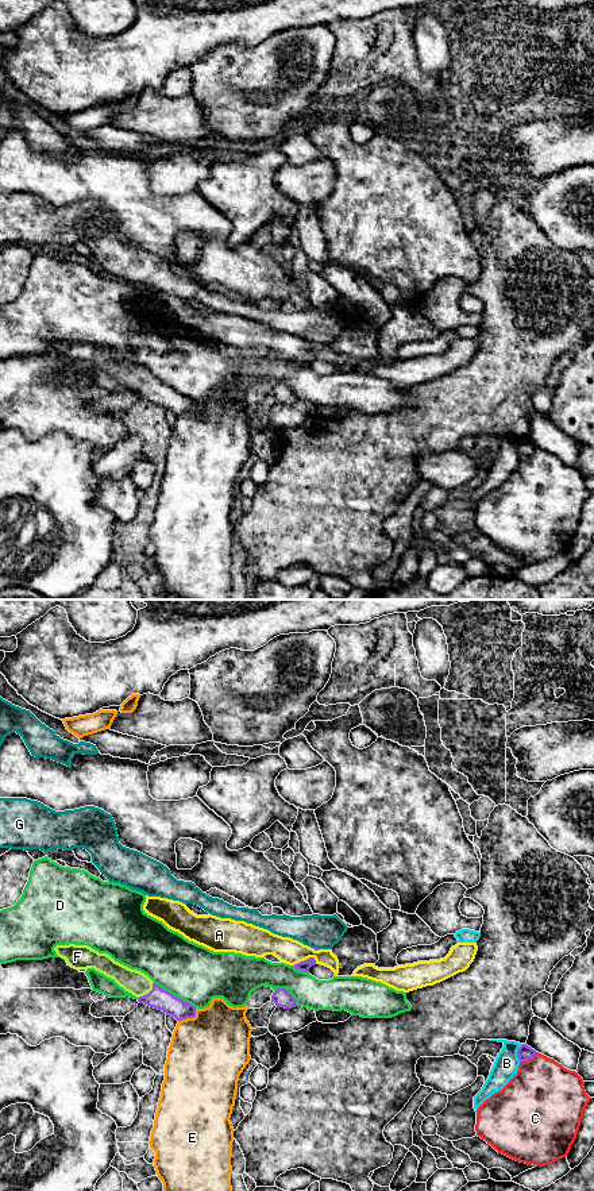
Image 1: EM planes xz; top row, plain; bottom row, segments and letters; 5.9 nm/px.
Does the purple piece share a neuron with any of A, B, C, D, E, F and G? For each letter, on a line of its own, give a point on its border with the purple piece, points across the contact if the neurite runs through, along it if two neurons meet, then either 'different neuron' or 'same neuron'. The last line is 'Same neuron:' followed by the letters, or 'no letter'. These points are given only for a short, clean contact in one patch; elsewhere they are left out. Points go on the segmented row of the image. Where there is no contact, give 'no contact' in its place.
A: xz (304, 960) | along xz (316, 960), (309, 958), (293, 964) | different neuron
B: xz (517, 1053) | different neuron
C: xz (528, 1059) | along xz (537, 1052), (520, 1063) | different neuron
D: xz (173, 995) | different neuron
E: xz (191, 1017) | along xz (196, 1008), (193, 1017), (178, 1021) | different neuron
F: xz (149, 993) | across xz (158, 998), (149, 993), (135, 982) | same neuron
G: xz (316, 948) | along xz (313, 947), (317, 949) | different neuron
Same neuron: F

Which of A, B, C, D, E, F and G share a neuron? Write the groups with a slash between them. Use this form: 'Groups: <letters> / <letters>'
Groups: A / B / C / D / E / F / G

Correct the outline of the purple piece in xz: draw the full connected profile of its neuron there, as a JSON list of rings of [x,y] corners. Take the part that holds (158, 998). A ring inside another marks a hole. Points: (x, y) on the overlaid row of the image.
[[[57,945],[57,955],[74,970],[94,968],[113,979],[120,987],[138,998],[139,1003],[162,1010],[177,1021],[196,1017],[196,1007],[155,984],[147,975],[115,961],[107,953],[99,953],[88,945]]]

